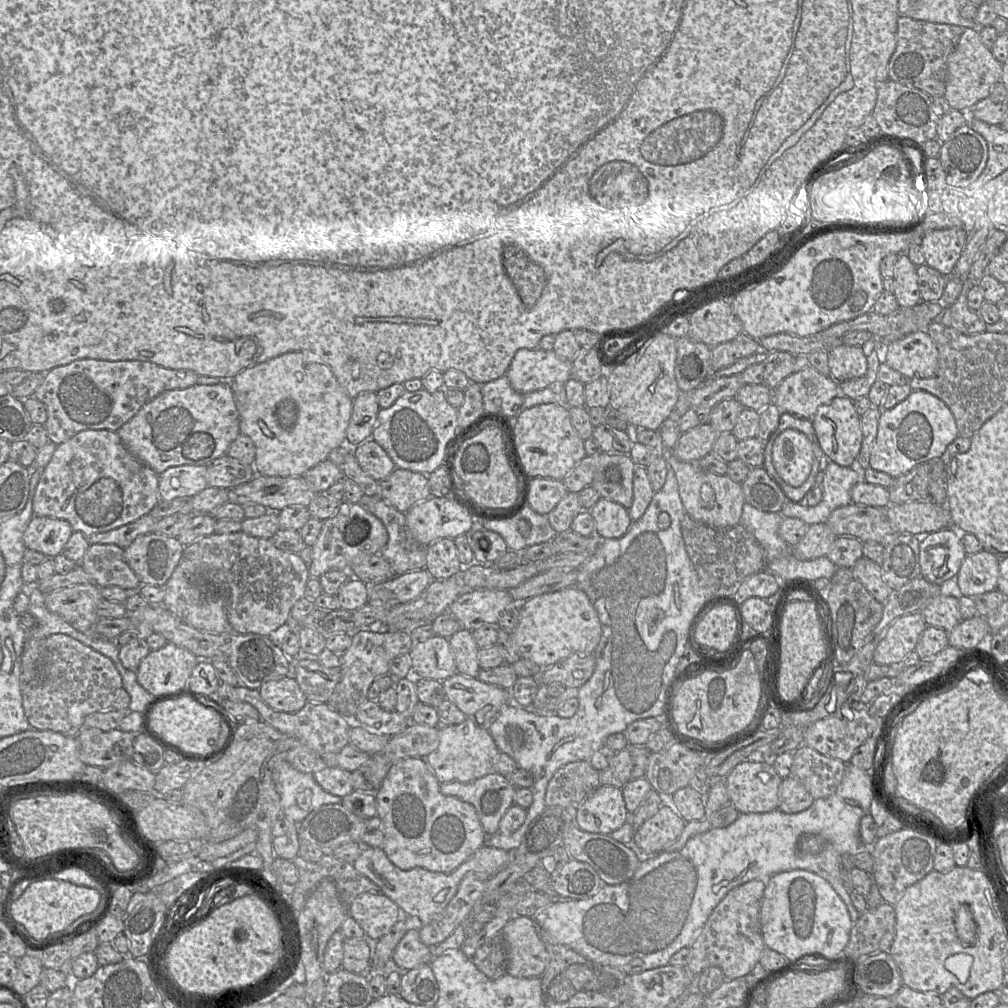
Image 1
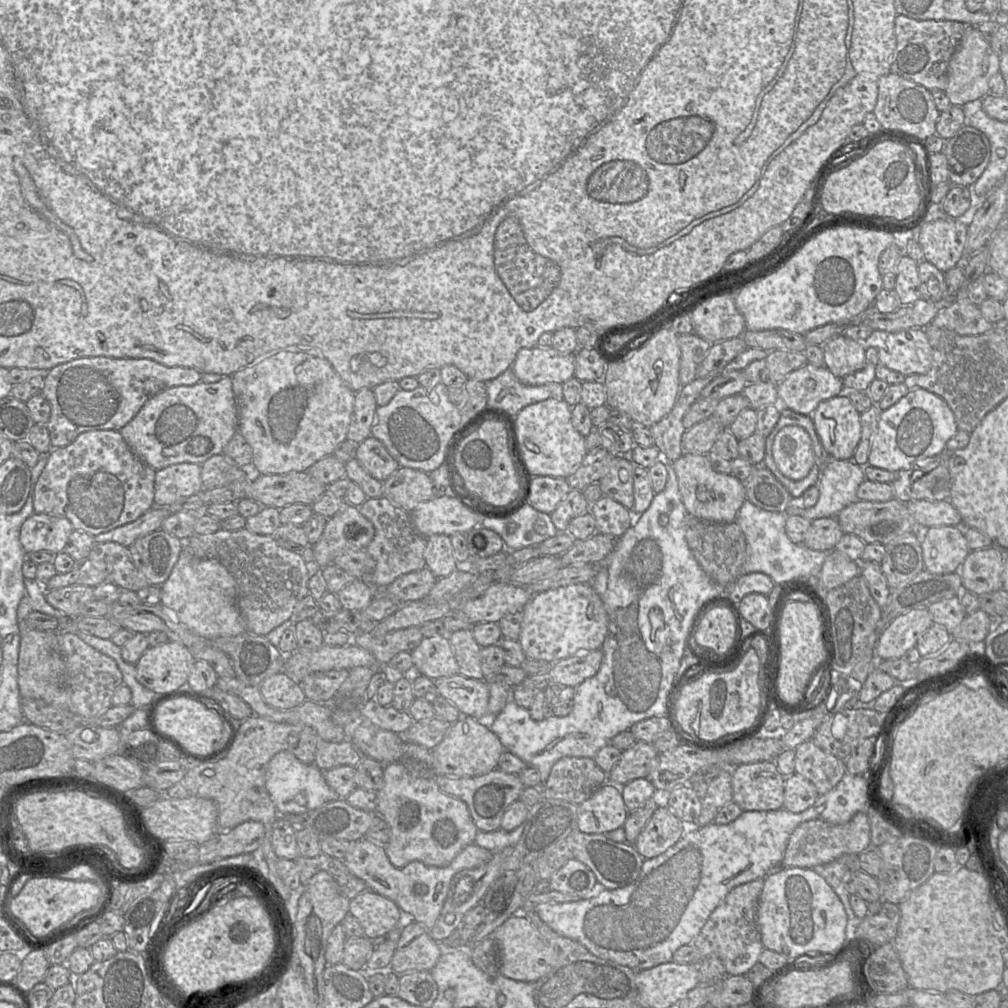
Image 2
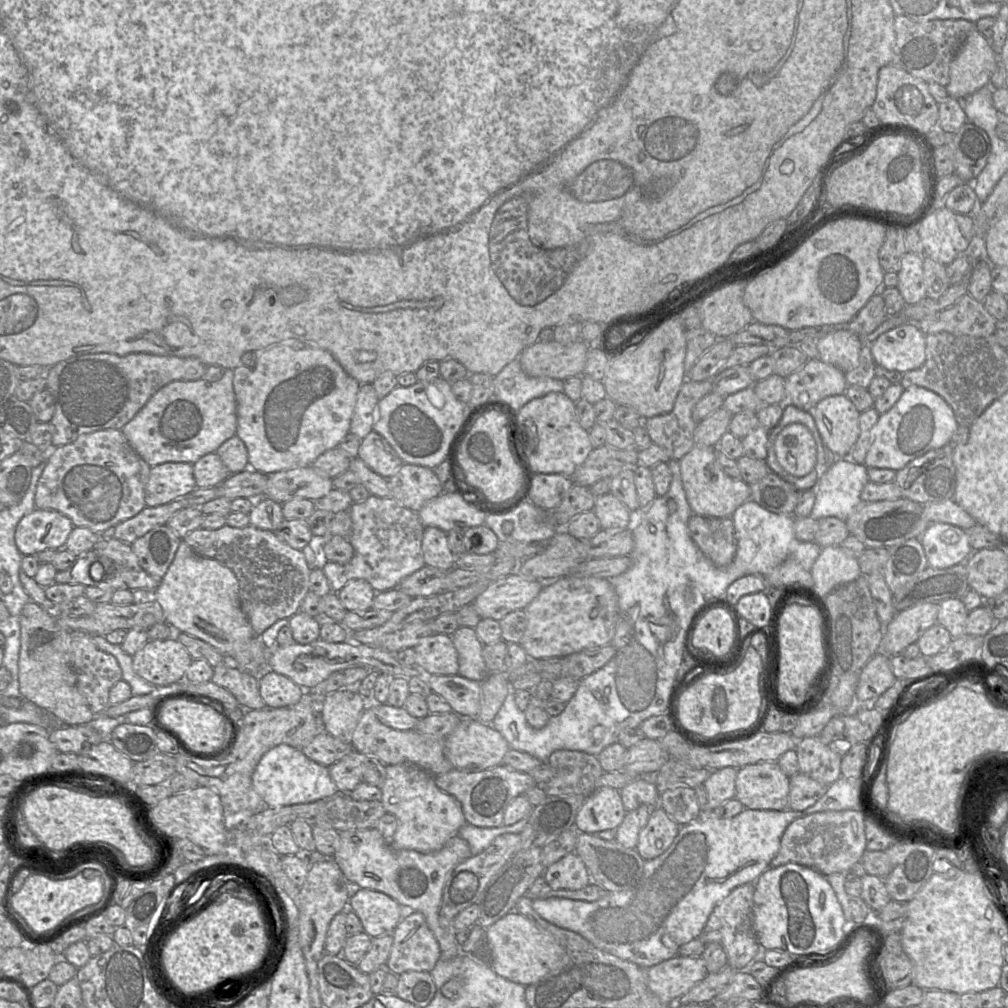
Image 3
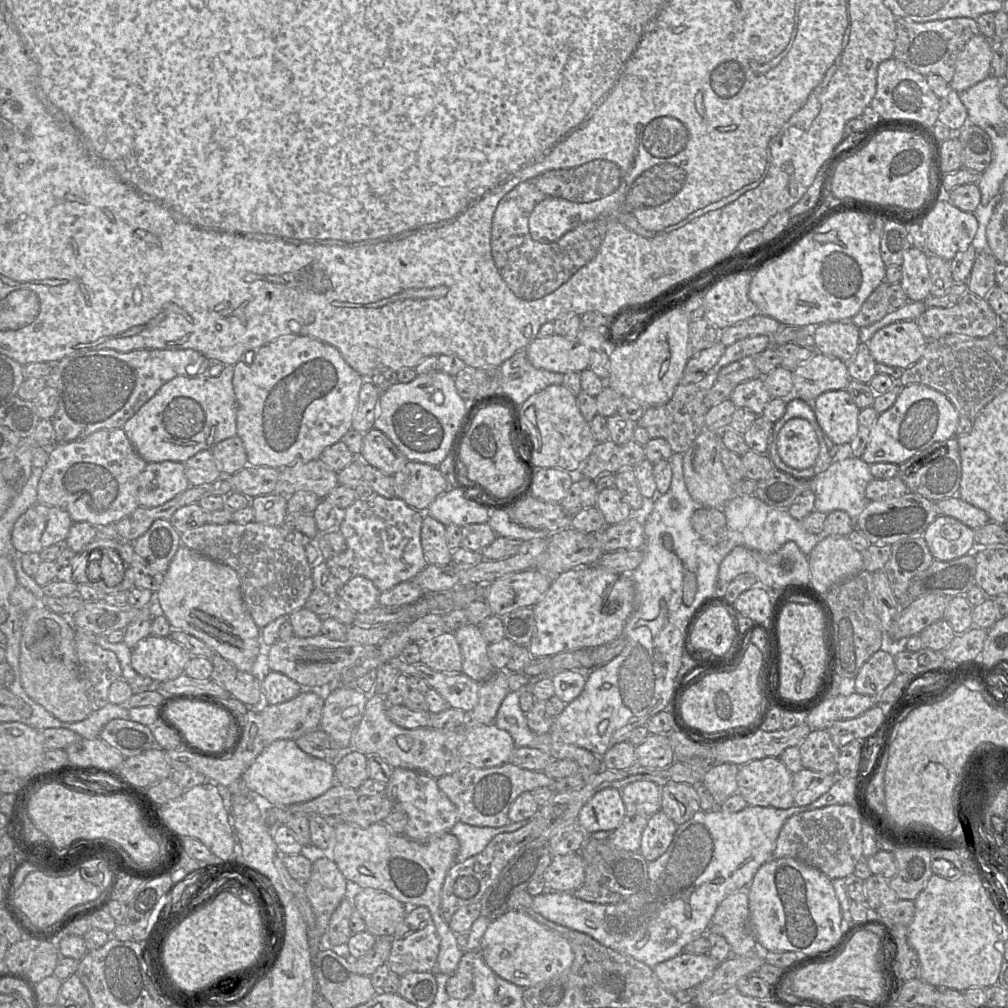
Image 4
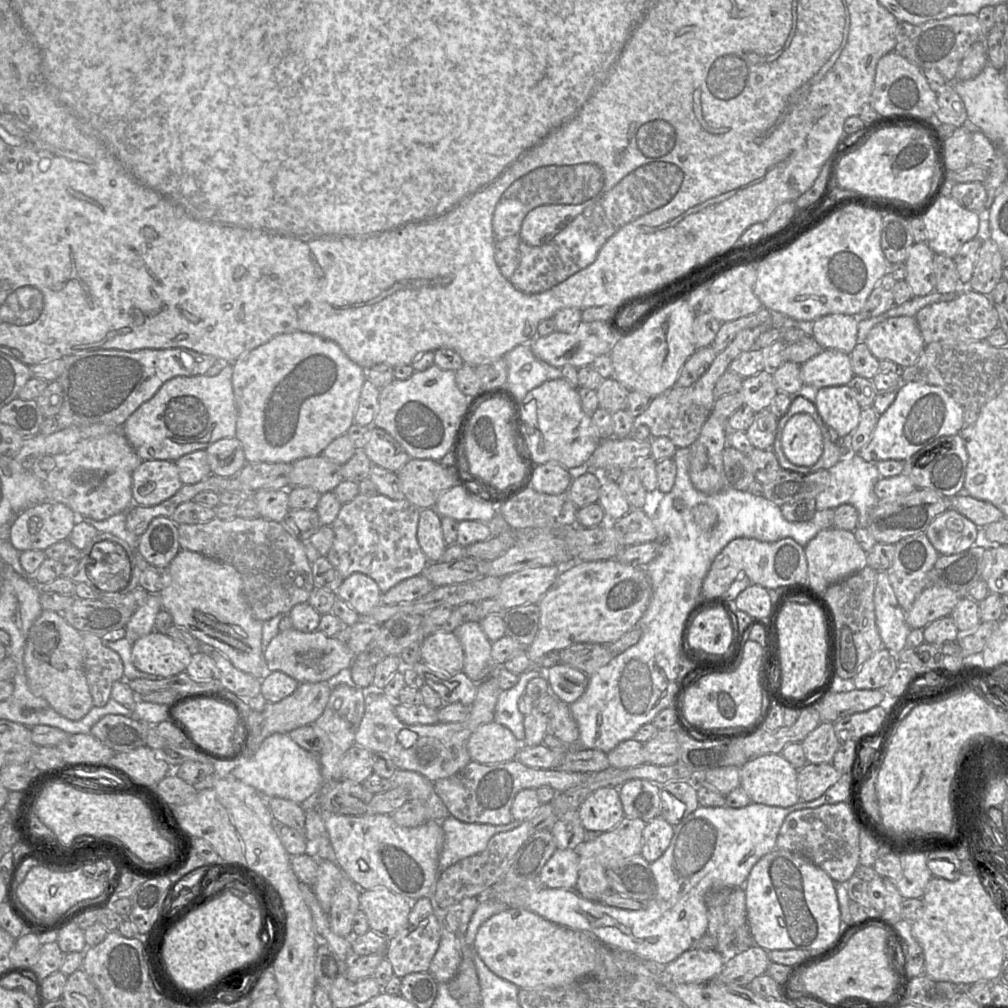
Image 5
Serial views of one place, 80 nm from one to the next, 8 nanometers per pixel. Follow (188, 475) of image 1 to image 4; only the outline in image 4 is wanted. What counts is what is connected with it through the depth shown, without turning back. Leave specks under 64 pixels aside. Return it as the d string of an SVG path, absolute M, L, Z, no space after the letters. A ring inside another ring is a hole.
M182 462L148 463L139 476L139 506L160 506L190 487Z

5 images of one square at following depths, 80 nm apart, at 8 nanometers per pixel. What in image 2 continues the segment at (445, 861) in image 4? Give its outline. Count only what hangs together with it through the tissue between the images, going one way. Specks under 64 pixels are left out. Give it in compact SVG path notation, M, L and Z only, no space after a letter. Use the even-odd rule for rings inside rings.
M364 837L350 841L350 851L343 862L356 877L366 882L369 889L392 900L400 909L412 914L414 921L431 930L446 900L453 876L461 870L477 868L487 863L493 853L476 844L466 846L445 867L427 866L419 861L412 861L405 867L397 868L389 860L385 846Z

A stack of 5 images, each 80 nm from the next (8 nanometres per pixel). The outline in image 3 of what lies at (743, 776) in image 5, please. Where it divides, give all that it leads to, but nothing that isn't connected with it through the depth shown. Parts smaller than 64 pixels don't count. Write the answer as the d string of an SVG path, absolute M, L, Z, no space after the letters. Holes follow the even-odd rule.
M777 762L748 764L737 769L735 798L745 808L756 810L787 810L788 777Z

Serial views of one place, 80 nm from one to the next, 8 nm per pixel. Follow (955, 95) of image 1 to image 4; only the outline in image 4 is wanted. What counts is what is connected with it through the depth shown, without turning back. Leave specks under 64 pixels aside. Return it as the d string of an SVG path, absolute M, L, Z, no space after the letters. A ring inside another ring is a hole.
M981 33L964 46L955 63L950 87L963 92L991 75L992 40Z

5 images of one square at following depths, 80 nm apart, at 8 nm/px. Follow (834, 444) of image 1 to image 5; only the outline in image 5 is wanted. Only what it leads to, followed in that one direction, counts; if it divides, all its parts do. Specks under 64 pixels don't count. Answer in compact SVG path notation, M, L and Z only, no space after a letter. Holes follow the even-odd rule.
M848 385L823 387L809 393L812 394L812 401L827 427L834 429L840 438L850 436L859 424L862 410L851 388Z

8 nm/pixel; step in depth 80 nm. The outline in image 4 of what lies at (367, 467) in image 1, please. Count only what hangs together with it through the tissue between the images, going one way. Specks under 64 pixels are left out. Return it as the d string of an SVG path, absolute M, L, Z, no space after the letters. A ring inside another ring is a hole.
M375 427L364 433L362 451L357 458L387 475L394 475L408 461L390 438Z

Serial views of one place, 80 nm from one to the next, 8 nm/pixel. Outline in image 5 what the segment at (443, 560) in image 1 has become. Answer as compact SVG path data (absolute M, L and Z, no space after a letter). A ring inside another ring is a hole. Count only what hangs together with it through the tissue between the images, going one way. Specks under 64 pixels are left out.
M434 508L420 509L417 538L429 563L440 562L447 547L441 517Z

